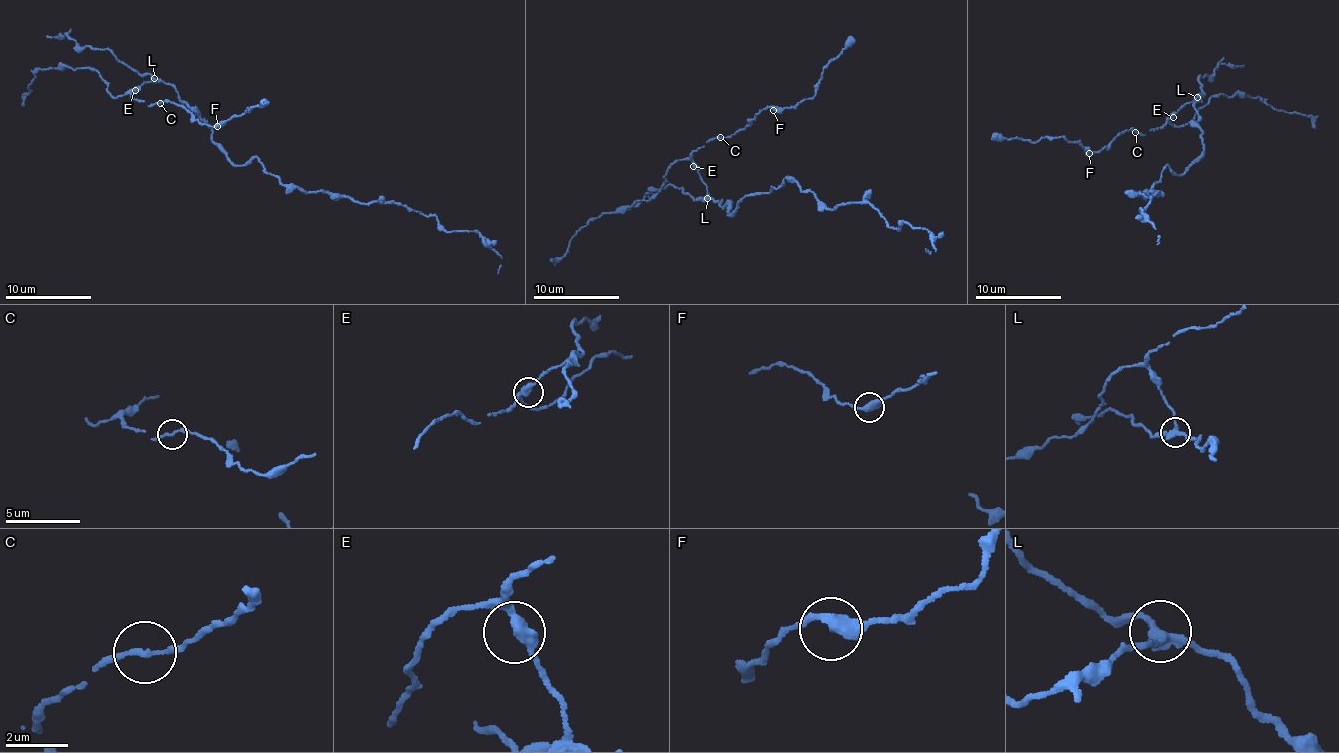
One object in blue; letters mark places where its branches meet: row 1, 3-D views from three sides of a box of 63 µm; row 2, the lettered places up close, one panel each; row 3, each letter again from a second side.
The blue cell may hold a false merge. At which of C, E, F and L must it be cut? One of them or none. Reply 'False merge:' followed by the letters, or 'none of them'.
False merge: L

